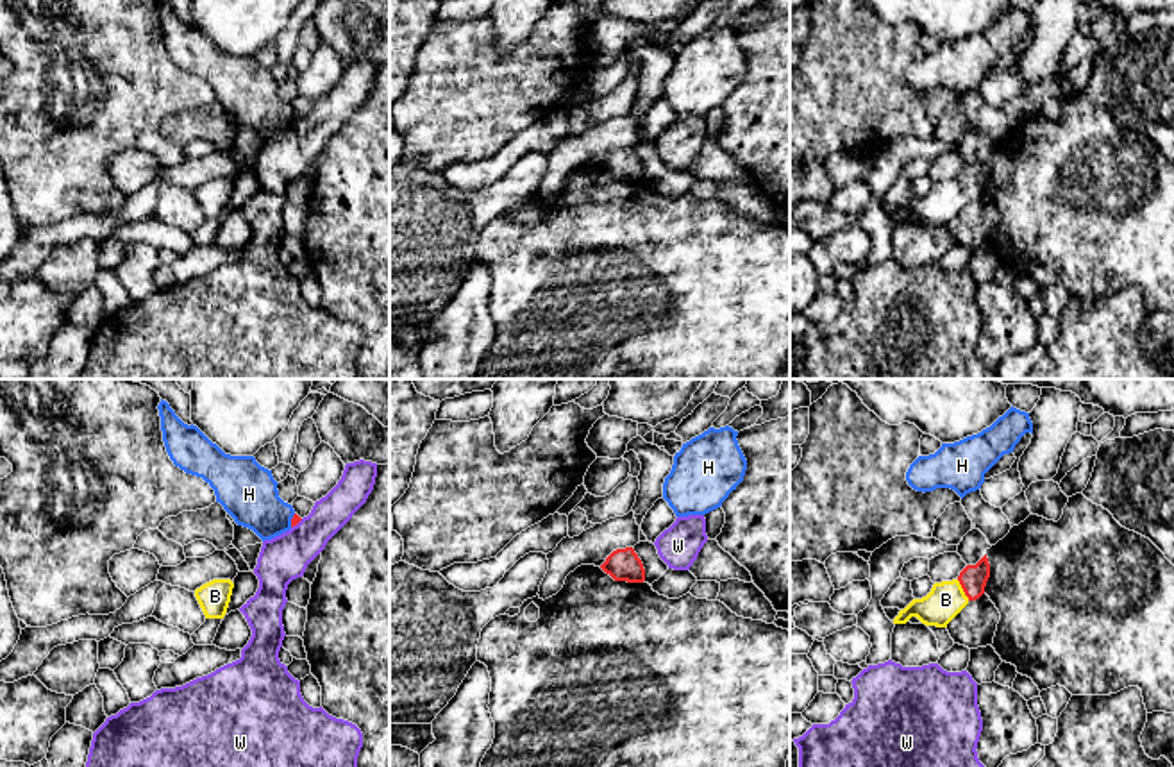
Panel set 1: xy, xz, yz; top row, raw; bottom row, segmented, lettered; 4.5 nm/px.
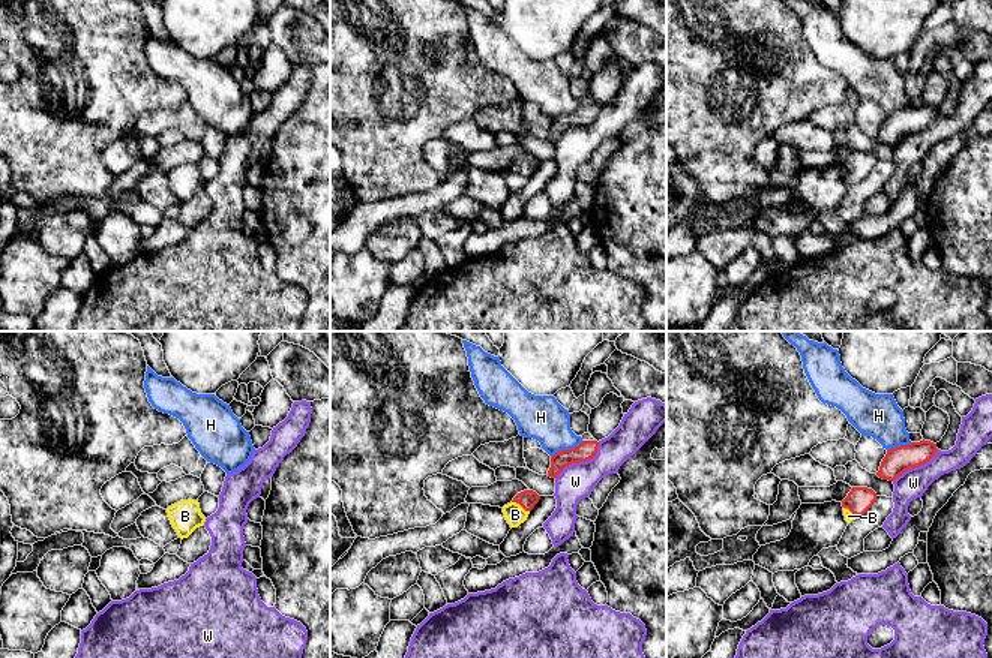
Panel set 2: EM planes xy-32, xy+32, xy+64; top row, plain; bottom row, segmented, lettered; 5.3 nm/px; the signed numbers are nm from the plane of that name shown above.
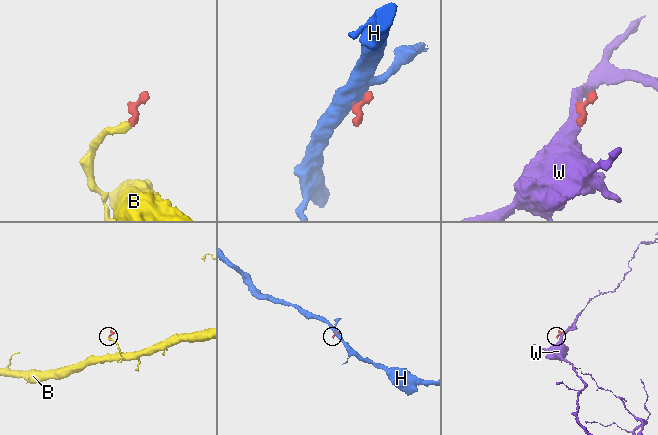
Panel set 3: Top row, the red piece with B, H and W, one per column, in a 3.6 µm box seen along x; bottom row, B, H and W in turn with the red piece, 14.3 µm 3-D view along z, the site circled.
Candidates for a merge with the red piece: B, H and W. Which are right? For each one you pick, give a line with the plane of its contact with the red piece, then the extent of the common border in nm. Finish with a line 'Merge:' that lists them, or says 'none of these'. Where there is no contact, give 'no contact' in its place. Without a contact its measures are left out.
B: contact in yz; length 110 nm
Merge: B

